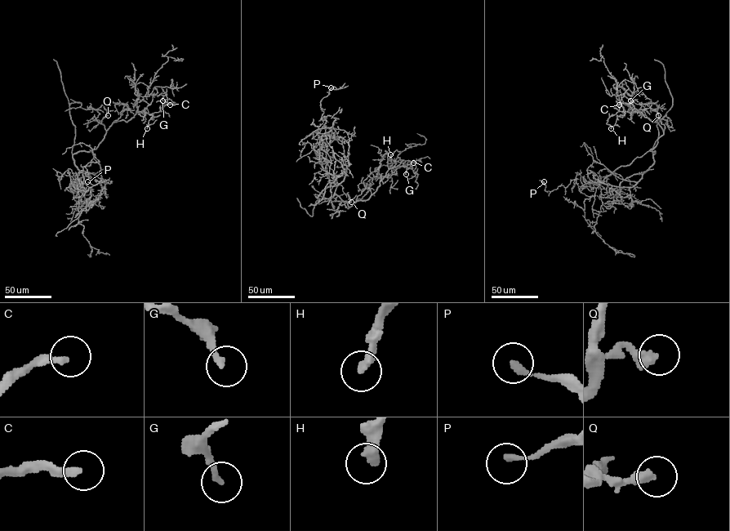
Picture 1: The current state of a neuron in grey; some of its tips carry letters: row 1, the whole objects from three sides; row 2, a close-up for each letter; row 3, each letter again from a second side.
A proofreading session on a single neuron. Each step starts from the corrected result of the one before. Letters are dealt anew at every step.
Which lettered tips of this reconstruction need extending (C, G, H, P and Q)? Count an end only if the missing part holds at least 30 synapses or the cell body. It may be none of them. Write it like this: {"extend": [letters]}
{"extend": ["C", "H"]}

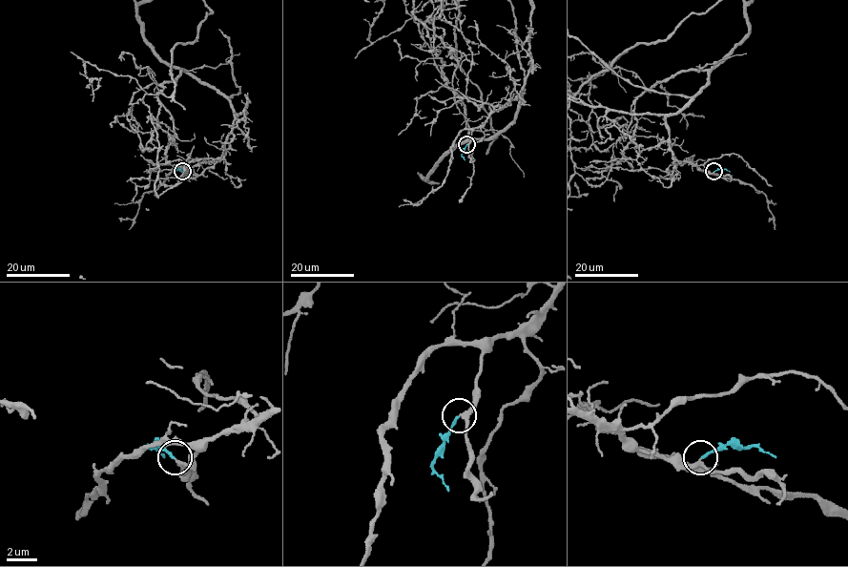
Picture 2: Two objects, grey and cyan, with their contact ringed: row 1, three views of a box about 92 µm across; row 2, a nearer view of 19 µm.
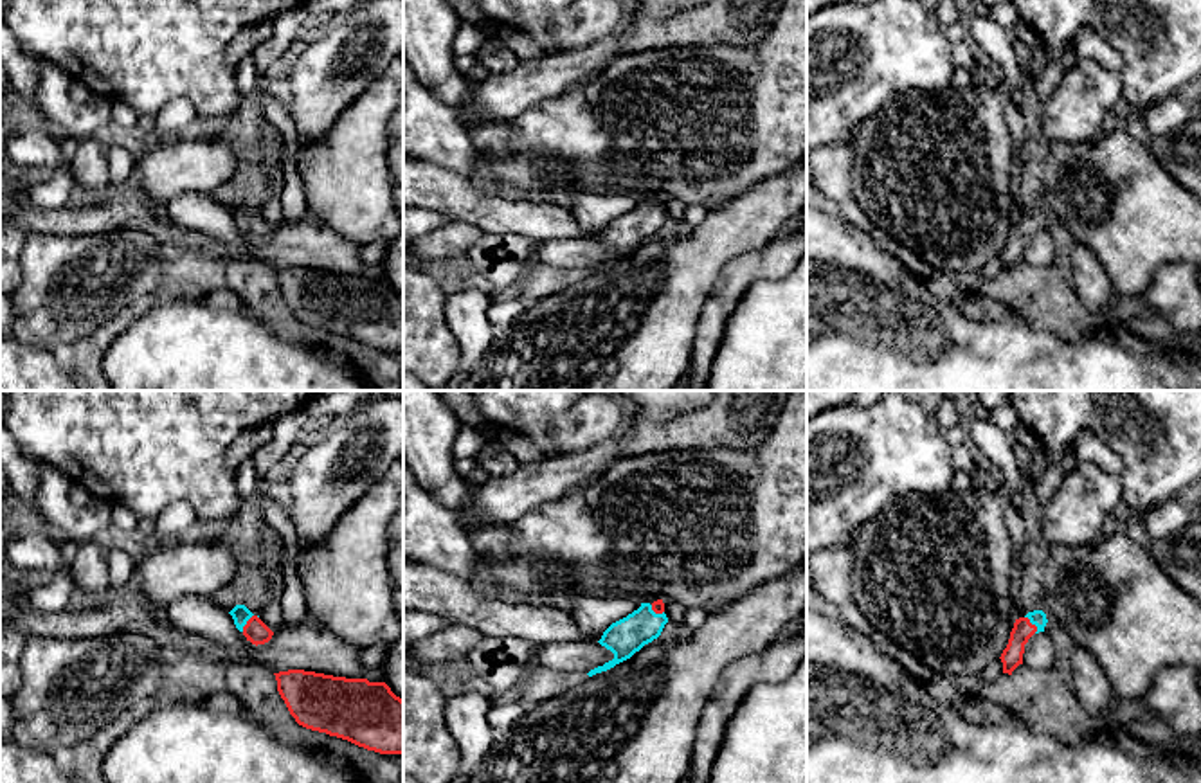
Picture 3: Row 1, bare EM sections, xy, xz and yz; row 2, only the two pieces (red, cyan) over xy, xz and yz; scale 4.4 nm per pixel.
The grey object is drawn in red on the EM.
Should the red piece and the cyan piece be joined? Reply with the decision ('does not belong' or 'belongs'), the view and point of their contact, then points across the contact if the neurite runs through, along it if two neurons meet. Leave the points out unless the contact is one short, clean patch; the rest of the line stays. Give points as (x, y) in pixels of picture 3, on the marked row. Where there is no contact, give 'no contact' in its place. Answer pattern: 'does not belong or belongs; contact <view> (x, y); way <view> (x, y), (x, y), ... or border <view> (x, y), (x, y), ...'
belongs; contact yz (1034, 625); way yz (1012, 656), (1016, 641), (1034, 625), (1038, 618)

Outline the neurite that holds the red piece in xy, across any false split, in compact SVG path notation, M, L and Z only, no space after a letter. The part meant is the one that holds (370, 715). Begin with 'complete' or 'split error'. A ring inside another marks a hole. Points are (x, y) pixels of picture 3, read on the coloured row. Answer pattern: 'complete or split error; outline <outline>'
complete; outline M304 670L274 675L299 725L380 754L403 754L403 700L385 682Z

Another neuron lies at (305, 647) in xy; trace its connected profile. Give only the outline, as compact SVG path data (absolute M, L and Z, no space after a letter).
M115 592L106 603L76 610L40 612L16 607L11 598L0 598L0 626L14 625L27 637L86 639L121 632L144 634L155 639L166 653L211 653L214 662L259 664L272 673L304 670L346 679L384 682L382 668L366 668L355 648L333 632L301 623L281 626L265 644L247 641L243 650L230 650L209 637L184 632L157 619L157 607L137 592Z

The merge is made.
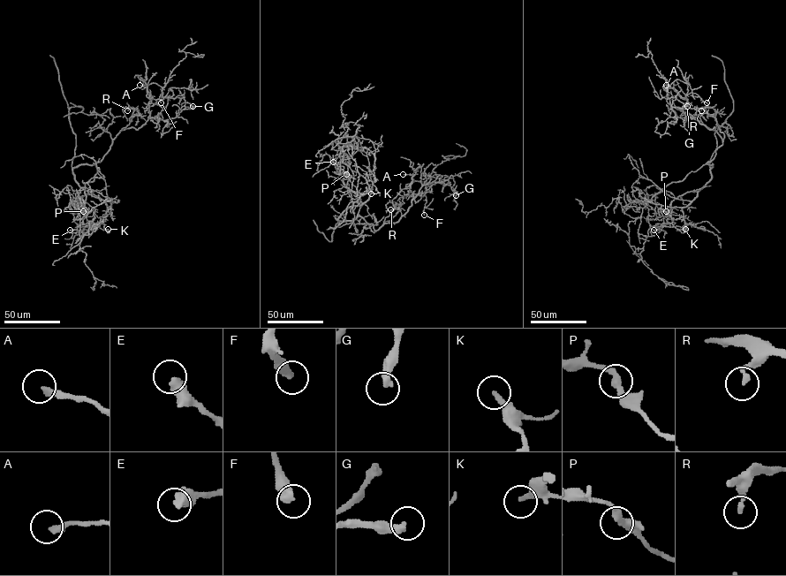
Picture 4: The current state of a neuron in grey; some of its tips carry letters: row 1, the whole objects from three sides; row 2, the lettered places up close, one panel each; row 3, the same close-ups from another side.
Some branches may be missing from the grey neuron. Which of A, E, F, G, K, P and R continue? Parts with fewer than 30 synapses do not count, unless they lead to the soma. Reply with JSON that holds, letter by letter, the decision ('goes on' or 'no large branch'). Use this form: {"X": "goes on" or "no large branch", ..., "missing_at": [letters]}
{"A": "no large branch", "E": "no large branch", "F": "no large branch", "G": "no large branch", "K": "no large branch", "P": "no large branch", "R": "no large branch", "missing_at": []}

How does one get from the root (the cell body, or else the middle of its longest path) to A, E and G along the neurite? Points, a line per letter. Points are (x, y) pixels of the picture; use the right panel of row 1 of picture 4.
A: (708, 162), (722, 144), (722, 139), (714, 127), (707, 128), (685, 109), (669, 104), (666, 85)
E: (708, 162), (641, 203), (648, 209), (649, 223), (660, 229), (653, 230)
G: (708, 162), (722, 139), (714, 127), (709, 129), (696, 118), (676, 120), (671, 105), (687, 106)

